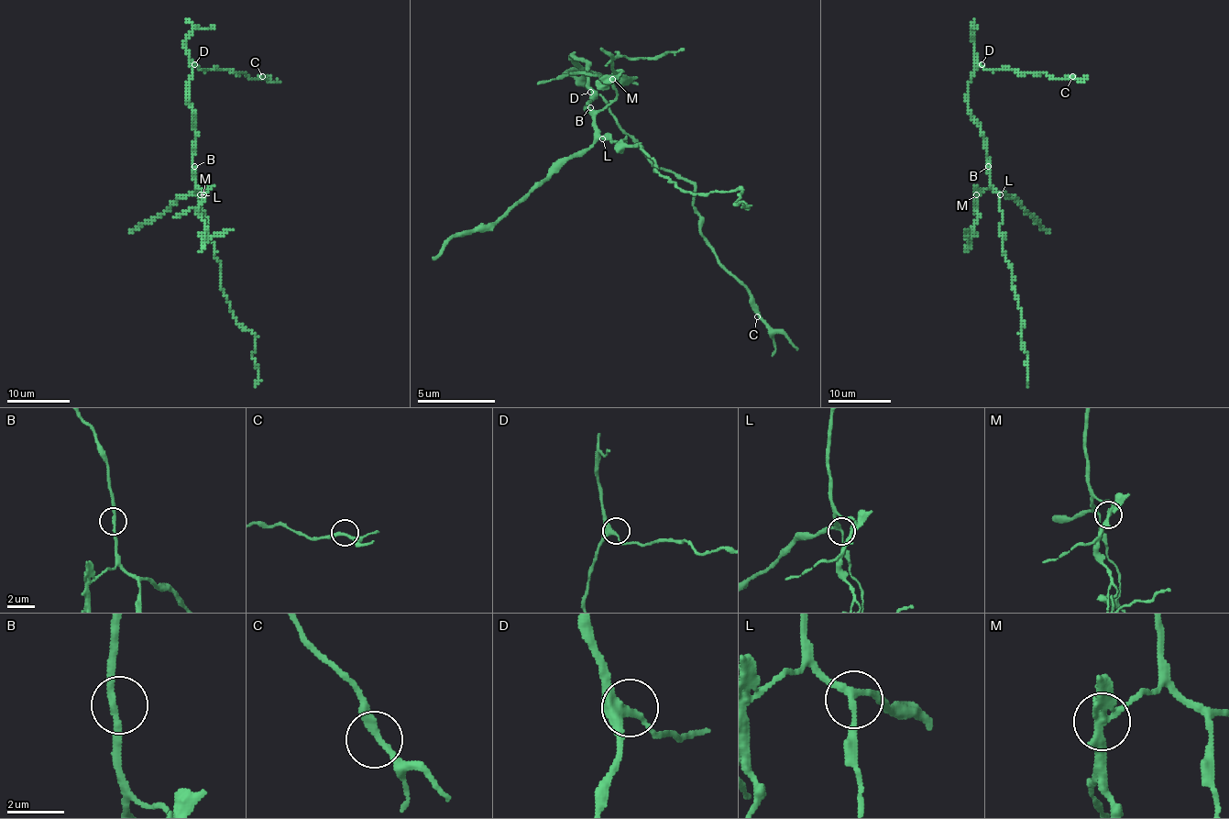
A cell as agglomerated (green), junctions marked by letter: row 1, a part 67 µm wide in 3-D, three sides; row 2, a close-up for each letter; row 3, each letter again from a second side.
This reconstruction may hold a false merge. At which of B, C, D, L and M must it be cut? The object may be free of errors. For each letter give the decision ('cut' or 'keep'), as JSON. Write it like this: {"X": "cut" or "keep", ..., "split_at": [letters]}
{"B": "keep", "C": "keep", "D": "keep", "L": "keep", "M": "cut", "split_at": ["M"]}

